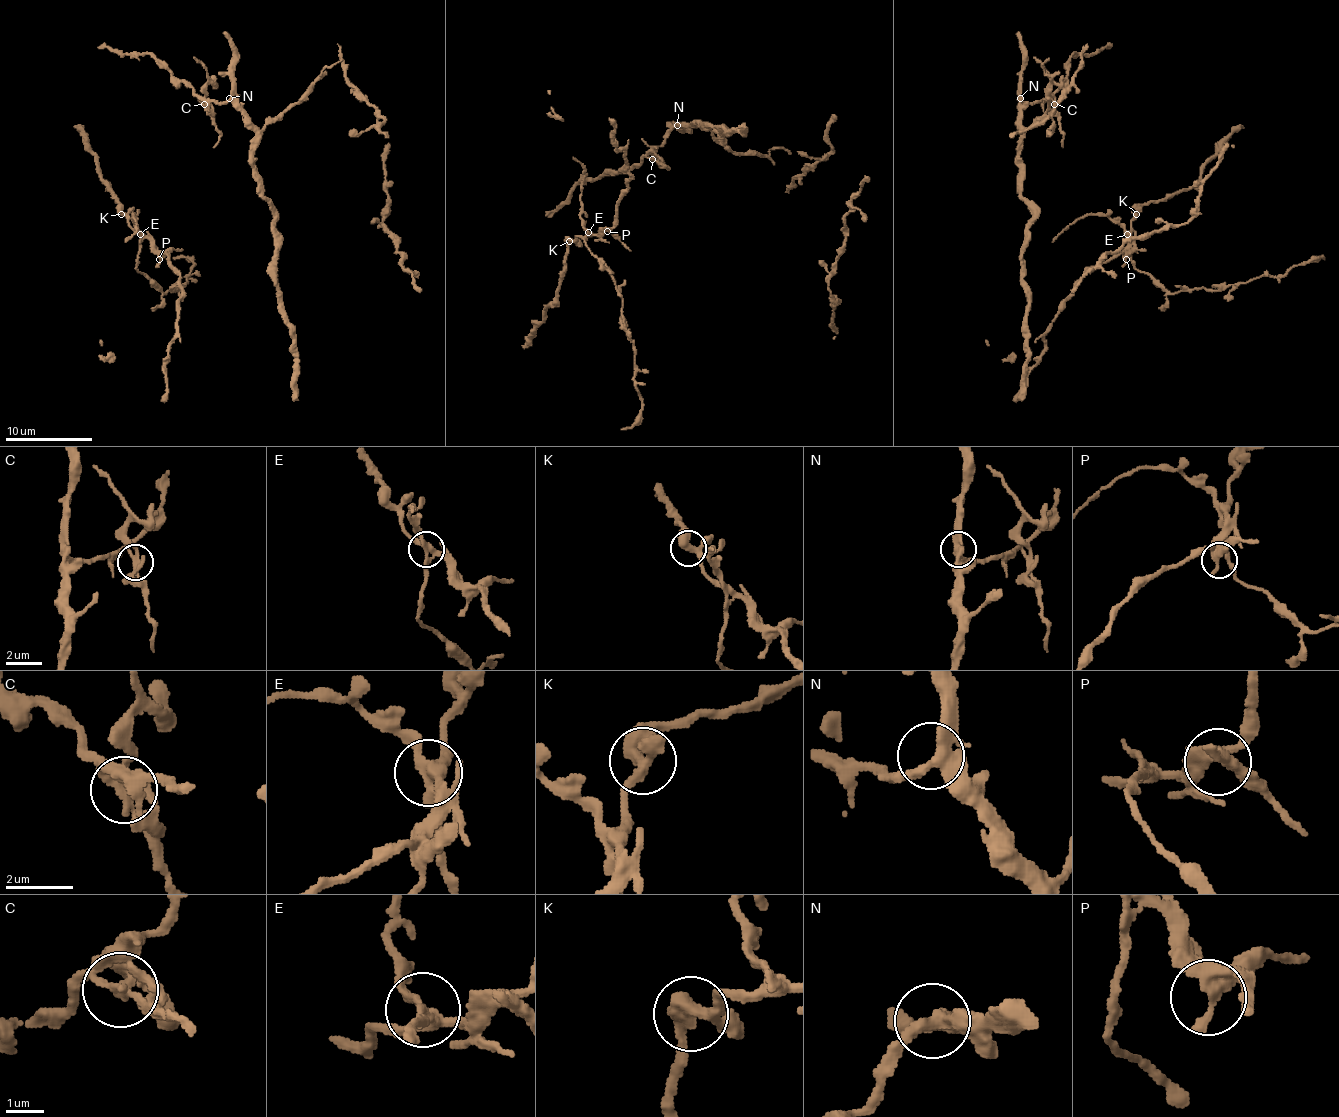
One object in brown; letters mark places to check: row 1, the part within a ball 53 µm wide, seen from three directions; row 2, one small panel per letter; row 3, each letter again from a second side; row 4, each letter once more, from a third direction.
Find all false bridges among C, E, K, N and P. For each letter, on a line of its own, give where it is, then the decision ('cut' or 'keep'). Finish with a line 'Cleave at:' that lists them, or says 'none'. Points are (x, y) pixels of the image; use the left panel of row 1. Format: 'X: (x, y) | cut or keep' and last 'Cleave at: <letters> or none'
C: (204, 104) | cut
E: (140, 234) | cut
K: (121, 214) | keep
N: (229, 98) | keep
P: (159, 259) | keep
Cleave at: C, E

